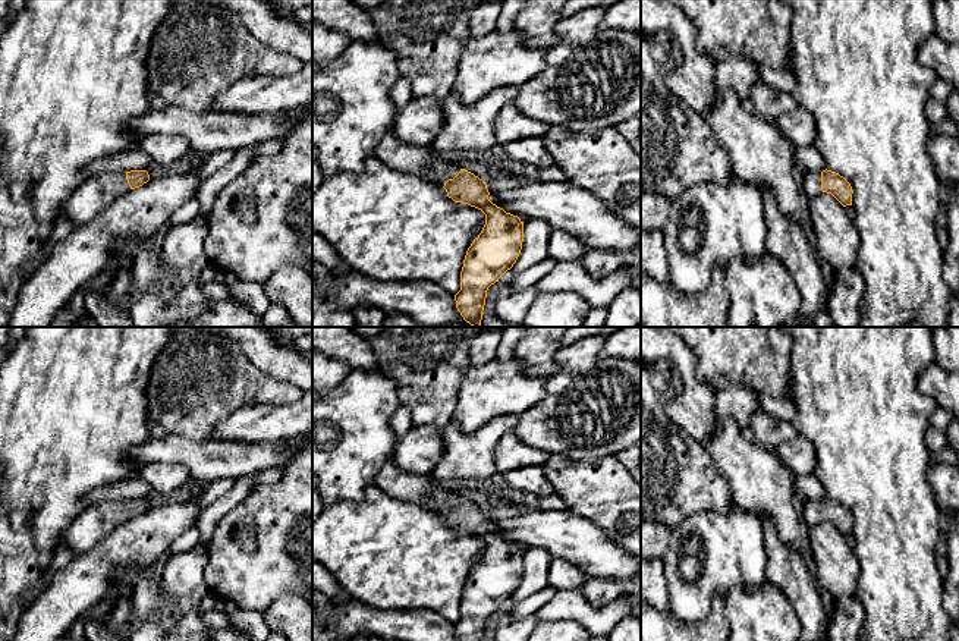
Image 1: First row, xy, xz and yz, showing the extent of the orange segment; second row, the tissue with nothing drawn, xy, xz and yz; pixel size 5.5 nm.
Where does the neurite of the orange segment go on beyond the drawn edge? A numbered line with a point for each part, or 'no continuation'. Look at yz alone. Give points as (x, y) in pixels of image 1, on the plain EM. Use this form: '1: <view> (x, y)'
1: yz (811, 509)

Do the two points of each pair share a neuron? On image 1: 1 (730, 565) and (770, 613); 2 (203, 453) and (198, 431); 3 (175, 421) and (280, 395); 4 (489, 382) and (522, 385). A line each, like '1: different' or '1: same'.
1: different
2: different
3: same
4: same

